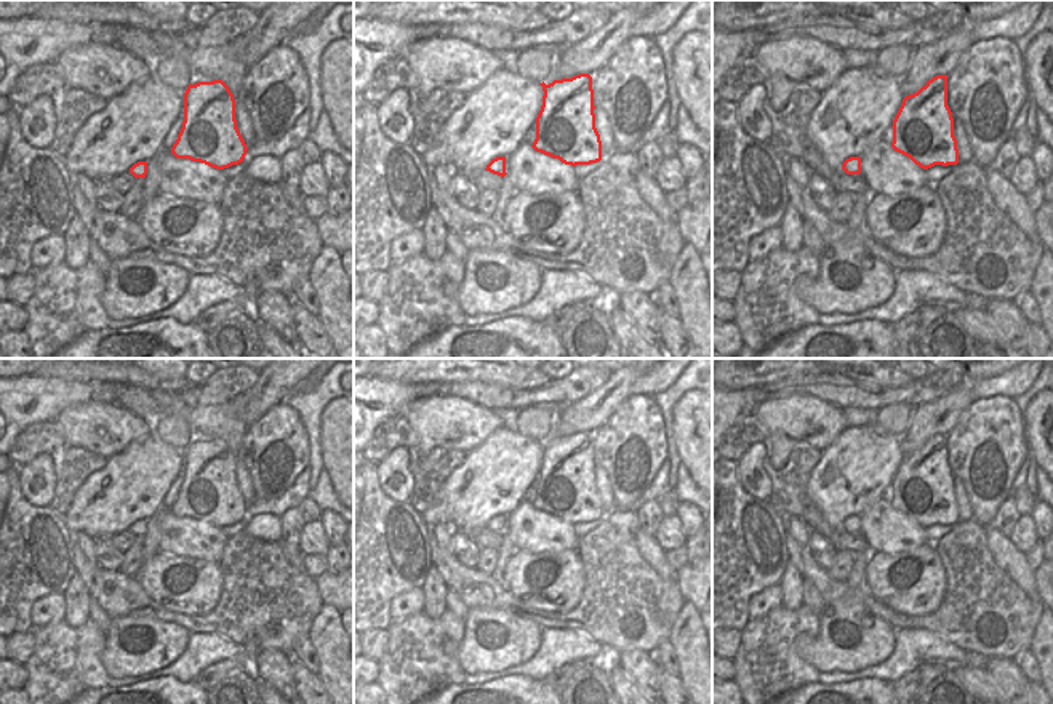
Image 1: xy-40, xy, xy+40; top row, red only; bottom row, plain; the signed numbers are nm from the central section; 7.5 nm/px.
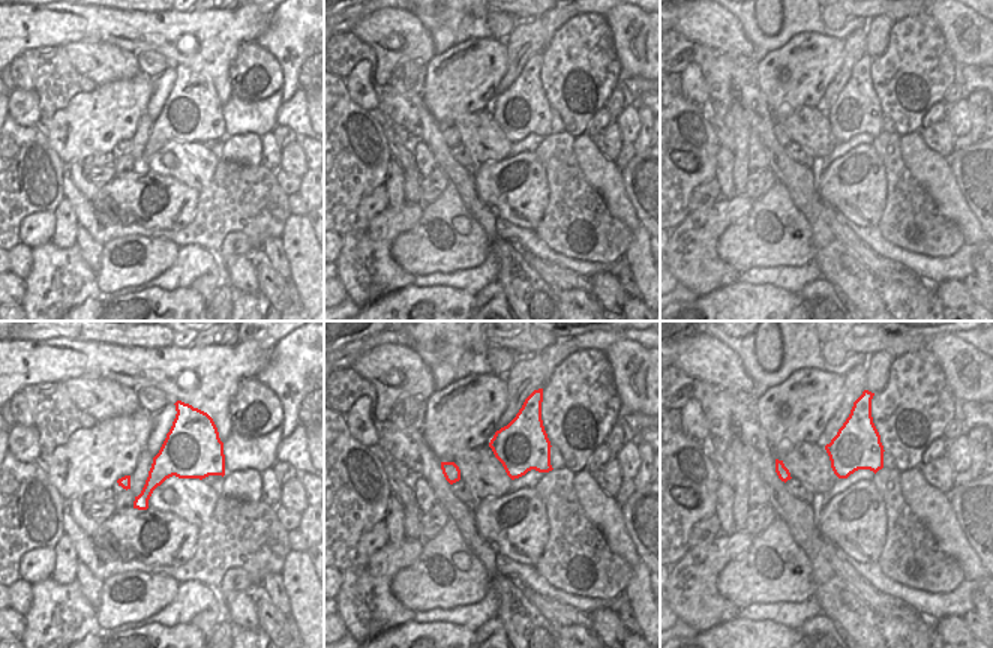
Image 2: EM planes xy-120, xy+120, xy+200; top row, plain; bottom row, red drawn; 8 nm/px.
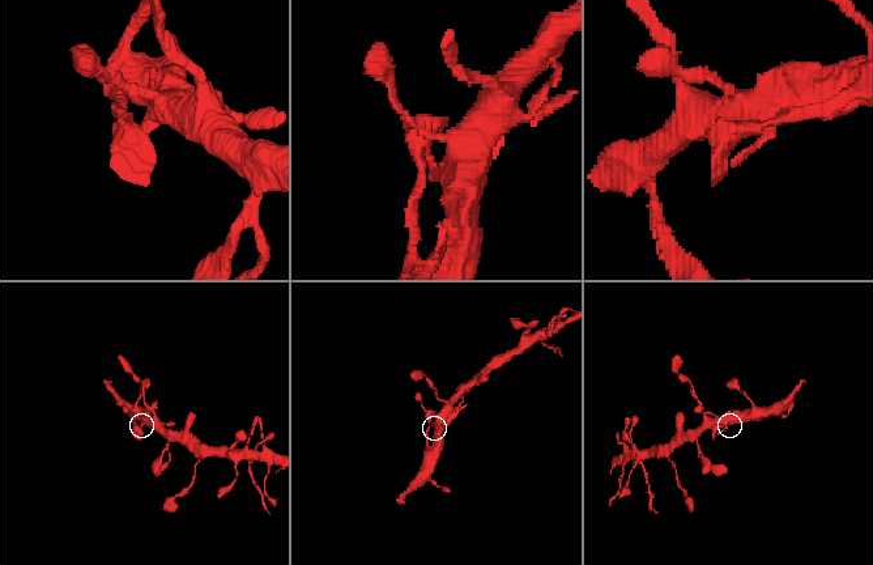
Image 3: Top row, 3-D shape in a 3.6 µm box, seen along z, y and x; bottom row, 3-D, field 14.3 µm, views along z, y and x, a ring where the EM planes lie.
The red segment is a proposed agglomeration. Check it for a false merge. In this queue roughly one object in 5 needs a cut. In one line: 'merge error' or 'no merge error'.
no merge error

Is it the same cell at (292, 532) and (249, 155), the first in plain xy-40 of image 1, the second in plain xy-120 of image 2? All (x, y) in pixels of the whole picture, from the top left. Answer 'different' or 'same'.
different

